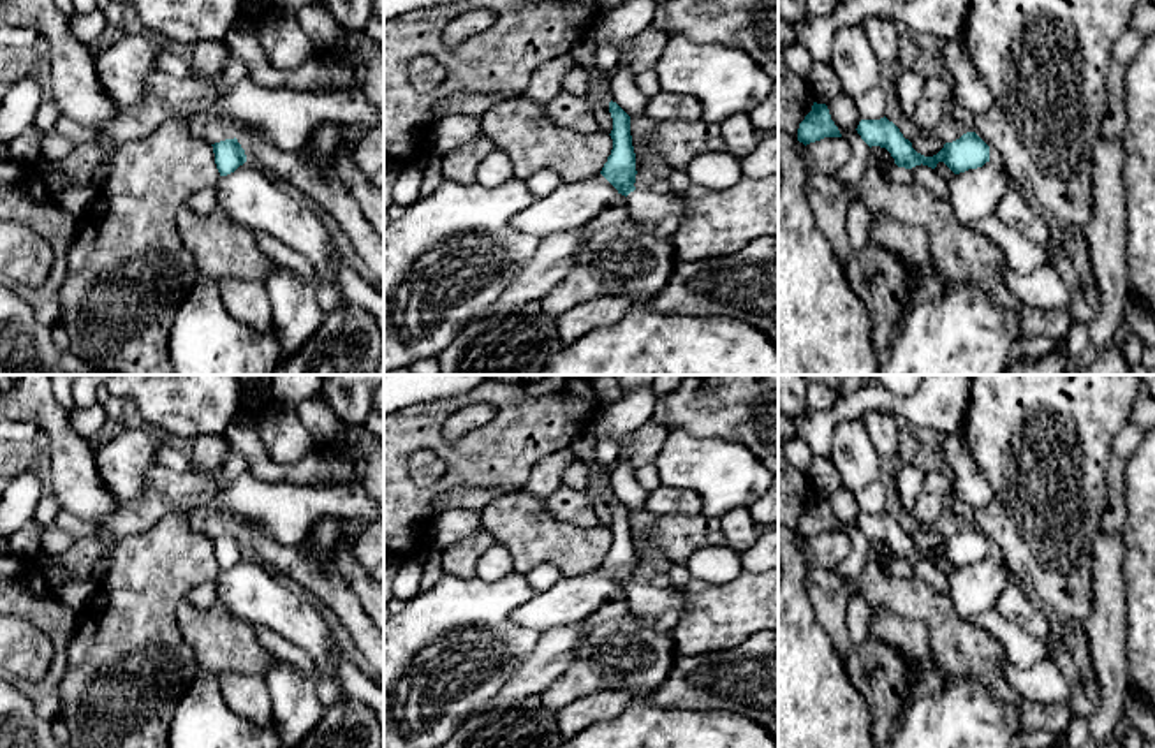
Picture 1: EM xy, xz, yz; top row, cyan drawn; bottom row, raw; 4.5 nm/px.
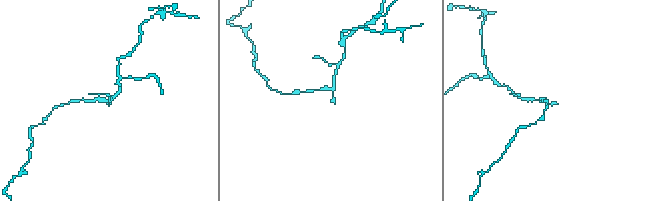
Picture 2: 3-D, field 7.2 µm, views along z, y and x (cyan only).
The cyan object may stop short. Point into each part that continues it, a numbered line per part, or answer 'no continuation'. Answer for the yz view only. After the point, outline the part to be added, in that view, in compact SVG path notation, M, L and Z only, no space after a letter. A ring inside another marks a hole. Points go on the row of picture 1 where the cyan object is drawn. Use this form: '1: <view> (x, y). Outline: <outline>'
no continuation

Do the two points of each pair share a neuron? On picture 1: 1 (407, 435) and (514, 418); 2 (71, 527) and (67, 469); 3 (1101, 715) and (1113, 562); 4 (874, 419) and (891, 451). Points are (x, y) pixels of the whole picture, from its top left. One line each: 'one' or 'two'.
1: one
2: two
3: one
4: one

